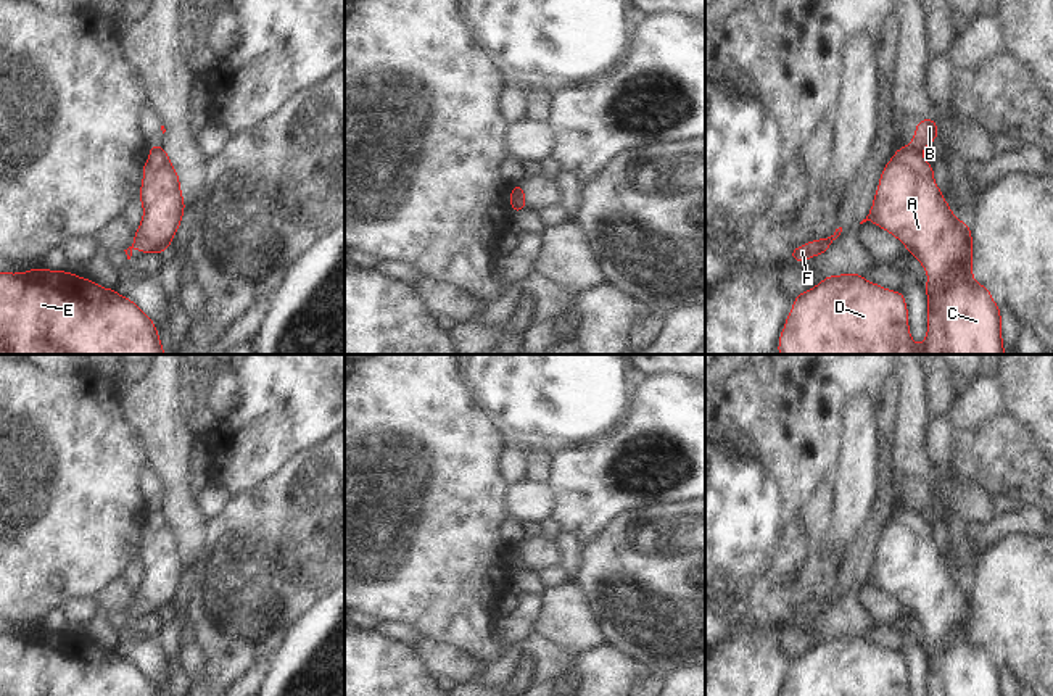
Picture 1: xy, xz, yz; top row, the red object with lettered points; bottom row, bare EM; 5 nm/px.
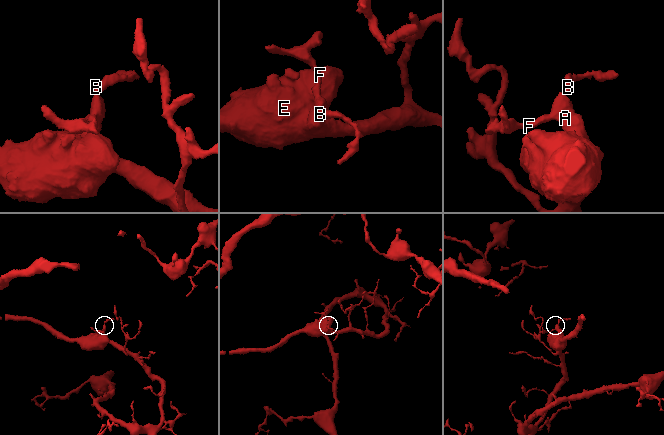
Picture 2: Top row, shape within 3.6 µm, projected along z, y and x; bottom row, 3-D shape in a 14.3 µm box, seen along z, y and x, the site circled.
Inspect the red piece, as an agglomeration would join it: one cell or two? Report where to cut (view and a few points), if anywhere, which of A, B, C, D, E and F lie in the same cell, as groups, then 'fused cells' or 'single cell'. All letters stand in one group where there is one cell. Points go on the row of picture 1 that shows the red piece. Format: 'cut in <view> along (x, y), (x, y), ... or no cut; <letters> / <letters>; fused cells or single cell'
cut in yz along (902, 147), (920, 153); A C D E F / B; fused cells

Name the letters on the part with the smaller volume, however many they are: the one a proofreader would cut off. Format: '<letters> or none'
B

